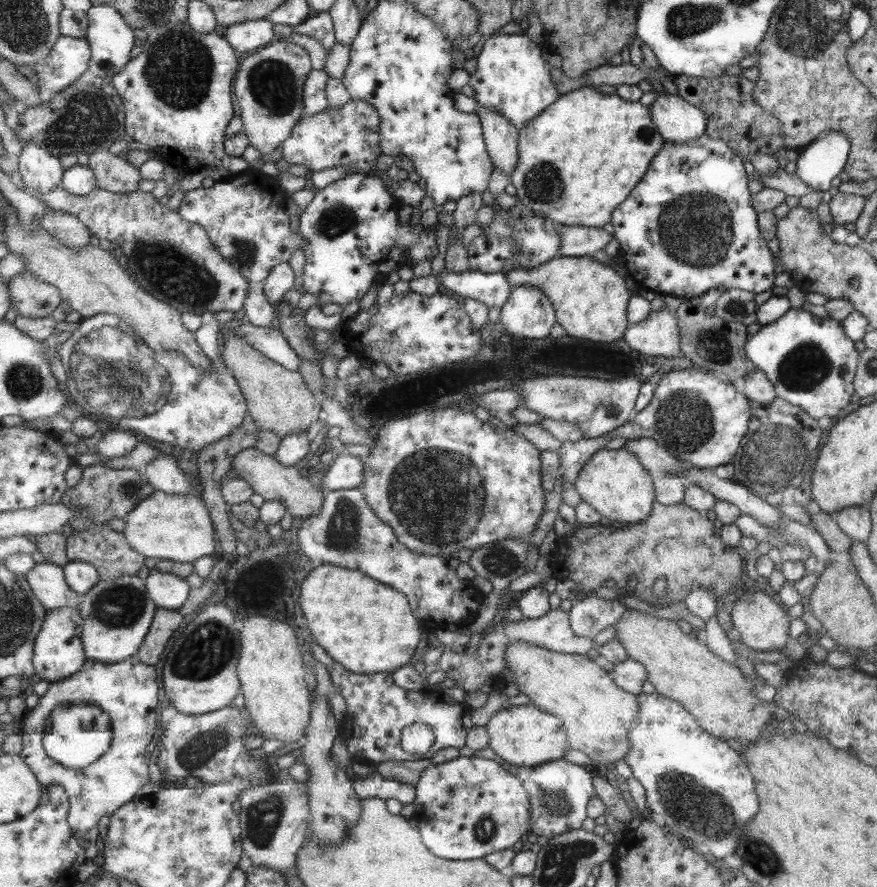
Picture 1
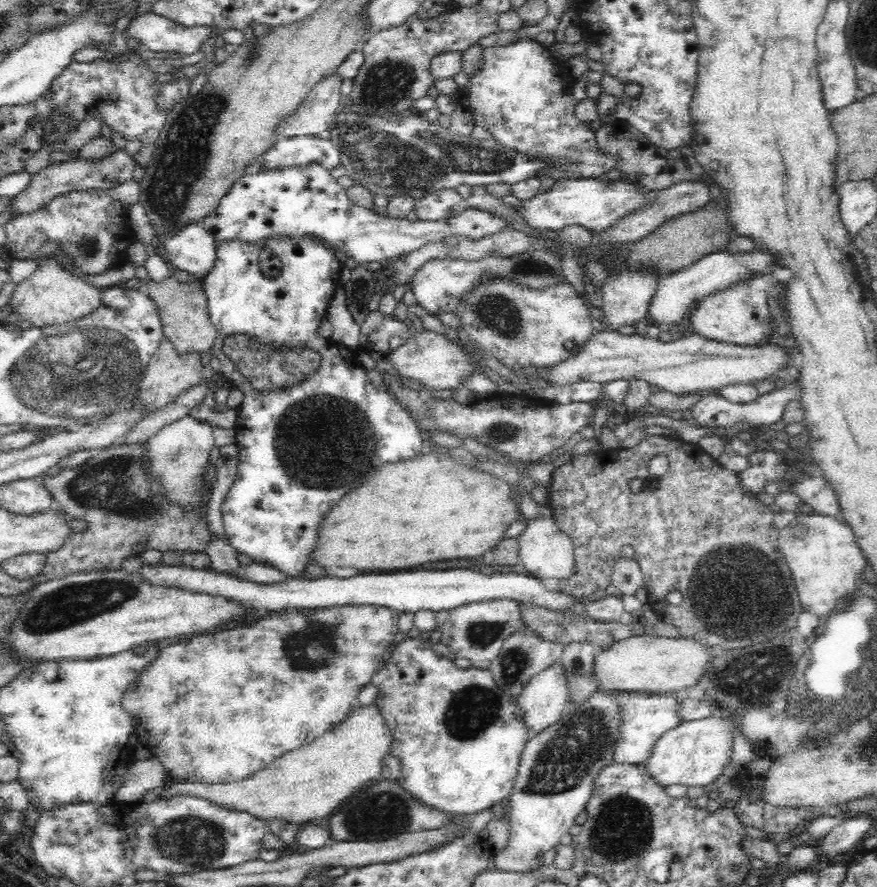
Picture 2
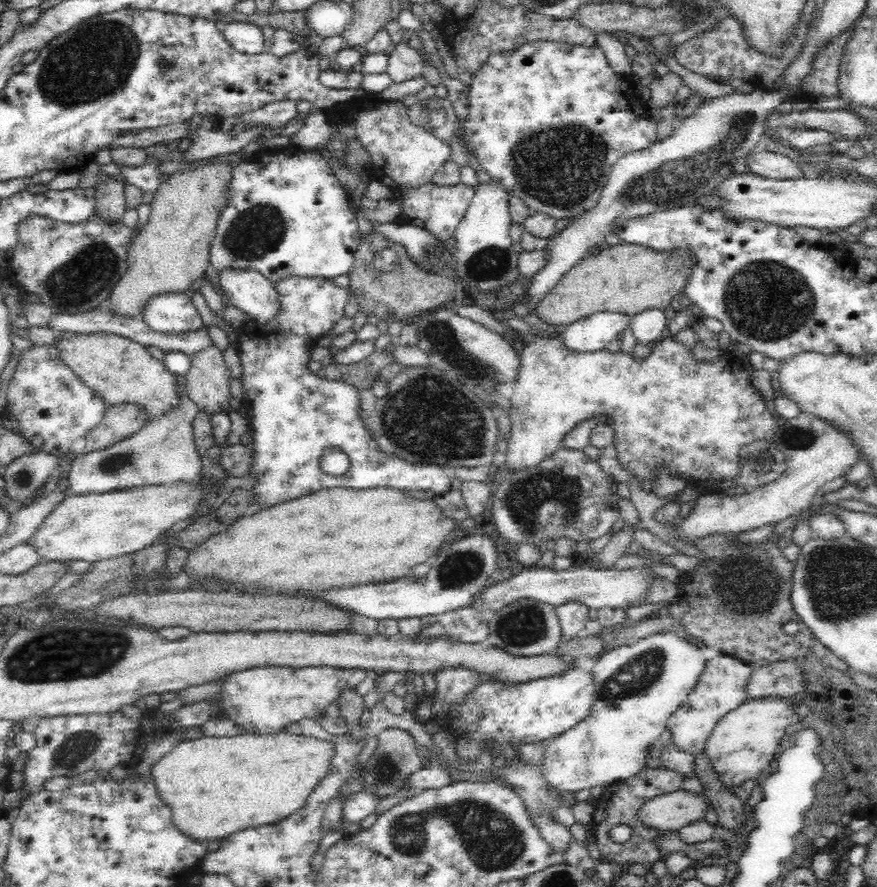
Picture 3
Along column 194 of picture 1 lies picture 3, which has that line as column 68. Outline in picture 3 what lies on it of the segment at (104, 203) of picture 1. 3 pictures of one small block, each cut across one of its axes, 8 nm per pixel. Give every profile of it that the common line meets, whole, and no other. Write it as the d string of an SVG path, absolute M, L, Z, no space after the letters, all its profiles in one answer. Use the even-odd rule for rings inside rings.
M97 214L88 221L100 226L100 232L96 236L86 234L85 223L68 224L38 215L26 216L17 226L18 242L10 252L12 261L7 270L13 282L19 284L25 294L38 296L42 305L49 306L50 309L57 308L59 314L80 314L99 307L108 300L110 292L116 288L118 280L127 269L126 256L130 240L137 230L128 228L120 221L107 221Z

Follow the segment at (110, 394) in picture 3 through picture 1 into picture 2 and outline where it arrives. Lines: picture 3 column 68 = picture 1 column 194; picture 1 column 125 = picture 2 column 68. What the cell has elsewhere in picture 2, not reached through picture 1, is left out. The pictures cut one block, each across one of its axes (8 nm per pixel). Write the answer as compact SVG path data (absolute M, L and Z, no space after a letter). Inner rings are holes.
M46 262L40 270L36 270L28 280L16 286L12 294L12 305L22 320L29 322L31 327L47 328L52 324L69 324L93 314L101 304L102 291L98 287L84 284L76 275L68 274L60 268L60 262Z

